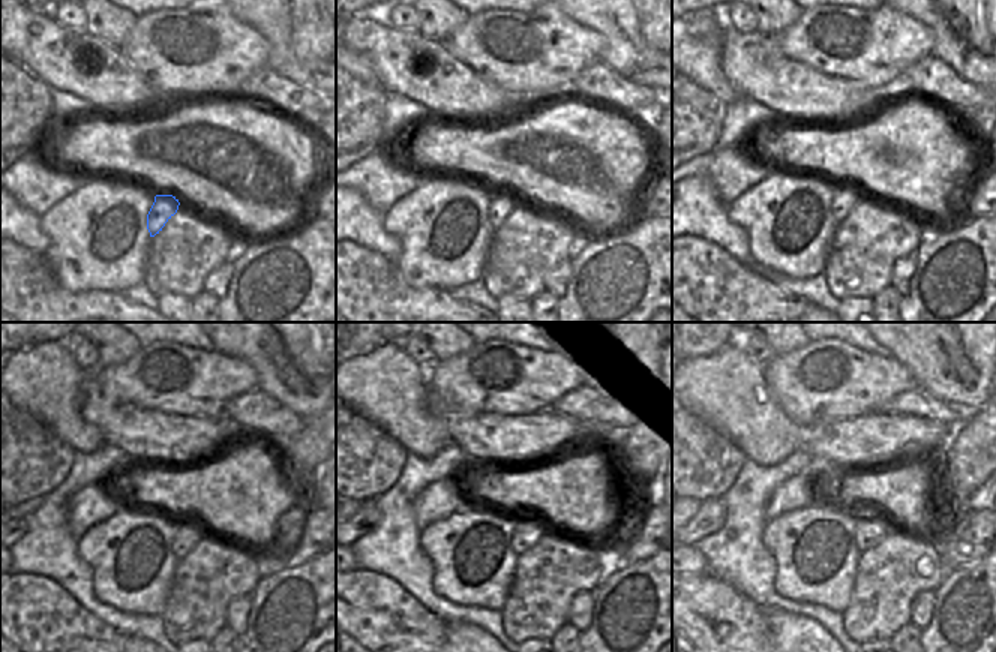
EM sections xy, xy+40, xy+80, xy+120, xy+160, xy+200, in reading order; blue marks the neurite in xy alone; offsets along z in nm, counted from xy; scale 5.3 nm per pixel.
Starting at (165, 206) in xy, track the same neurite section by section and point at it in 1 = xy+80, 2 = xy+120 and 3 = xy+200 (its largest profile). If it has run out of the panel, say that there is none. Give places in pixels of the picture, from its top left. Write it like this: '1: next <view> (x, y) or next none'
1: next xy+80 (848, 197)
2: next xy+120 (191, 531)
3: next xy+200 (870, 529)

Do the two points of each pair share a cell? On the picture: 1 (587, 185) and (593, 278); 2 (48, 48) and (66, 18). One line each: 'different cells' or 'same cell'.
1: different cells
2: different cells

